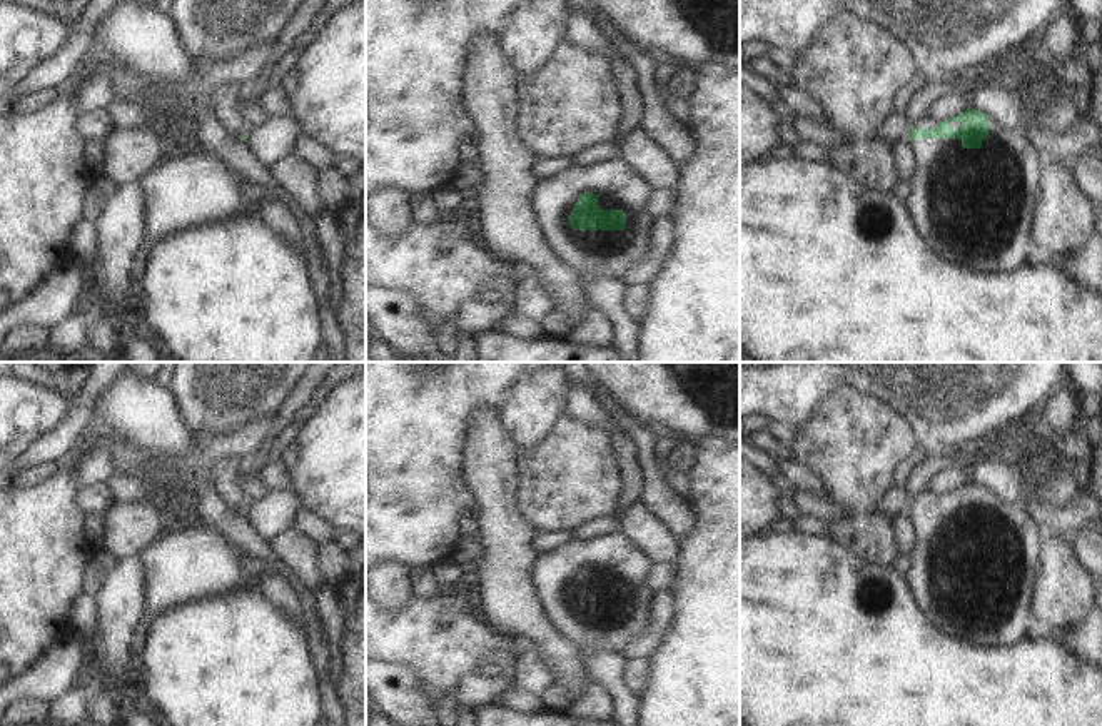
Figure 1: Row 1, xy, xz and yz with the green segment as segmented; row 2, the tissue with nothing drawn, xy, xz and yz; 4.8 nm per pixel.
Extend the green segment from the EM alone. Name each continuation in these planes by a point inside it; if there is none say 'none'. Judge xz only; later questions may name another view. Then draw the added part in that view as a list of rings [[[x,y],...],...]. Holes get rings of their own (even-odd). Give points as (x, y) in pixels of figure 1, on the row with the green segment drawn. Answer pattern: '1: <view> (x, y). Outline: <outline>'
1: xz (618, 187). Outline: [[[621,160],[571,165],[538,182],[533,209],[546,244],[563,262],[621,277],[646,254],[648,234],[655,224],[645,212],[651,189]],[[588,190],[598,197],[603,210],[626,212],[624,230],[576,230],[569,225],[574,204]]]

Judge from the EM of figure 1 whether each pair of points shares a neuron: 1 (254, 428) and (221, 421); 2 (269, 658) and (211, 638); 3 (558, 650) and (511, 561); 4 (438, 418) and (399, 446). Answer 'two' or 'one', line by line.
1: two
2: one
3: one
4: one

